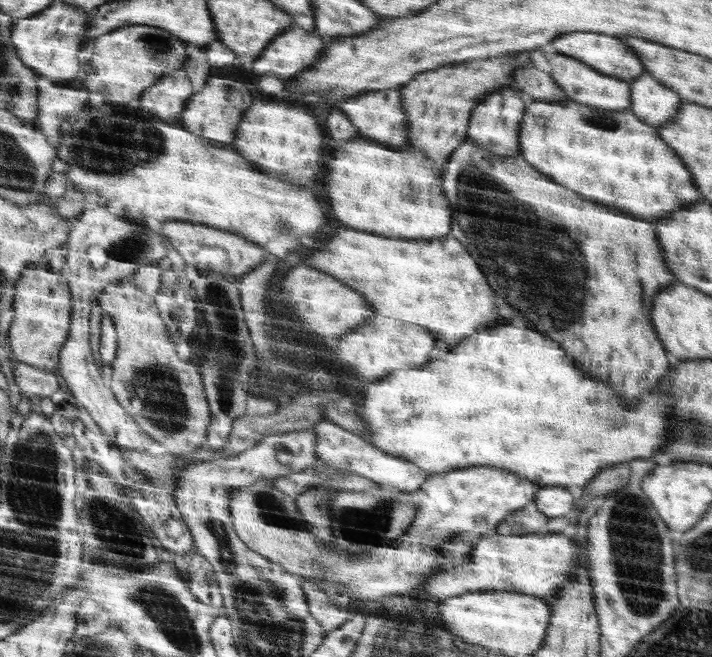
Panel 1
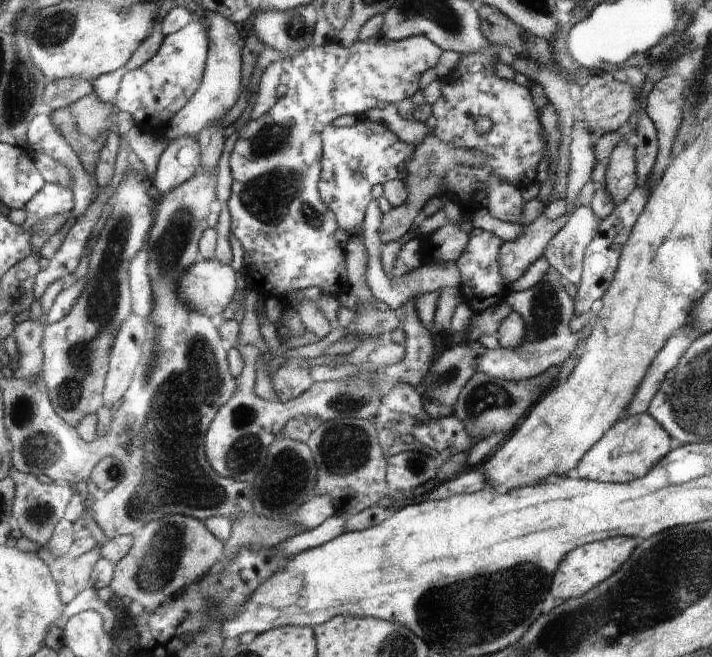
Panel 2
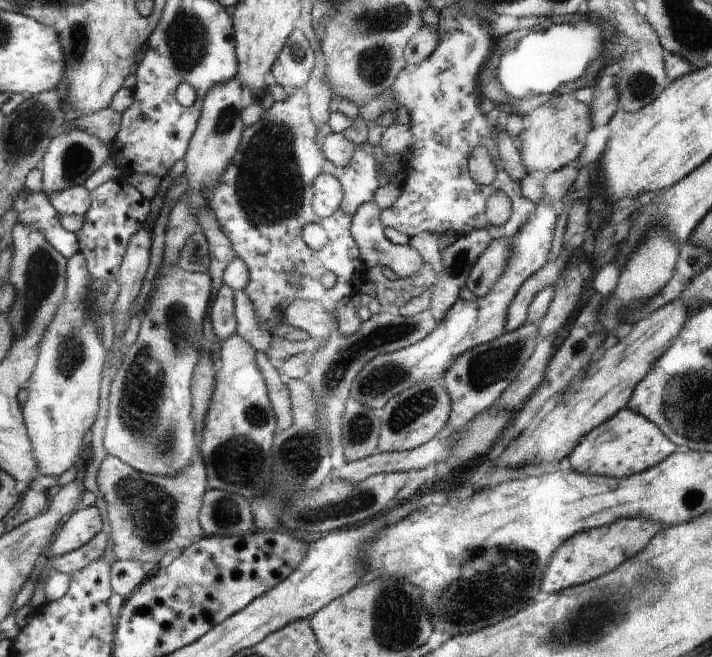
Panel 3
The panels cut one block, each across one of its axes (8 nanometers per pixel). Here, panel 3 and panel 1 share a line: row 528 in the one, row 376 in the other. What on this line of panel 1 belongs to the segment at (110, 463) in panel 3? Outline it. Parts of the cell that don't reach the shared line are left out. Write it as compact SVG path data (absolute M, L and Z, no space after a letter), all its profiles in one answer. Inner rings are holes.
M132 280L120 281L116 286L108 286L106 294L98 297L104 313L113 318L118 330L117 358L111 362L112 378L109 387L118 398L124 409L130 412L134 422L150 434L158 444L162 444L170 454L192 454L203 442L207 440L208 424L210 424L210 409L208 399L204 396L202 376L198 366L192 366L190 362L178 360L174 344L168 340L166 326L158 316L158 310L154 306L154 300L144 294Z

